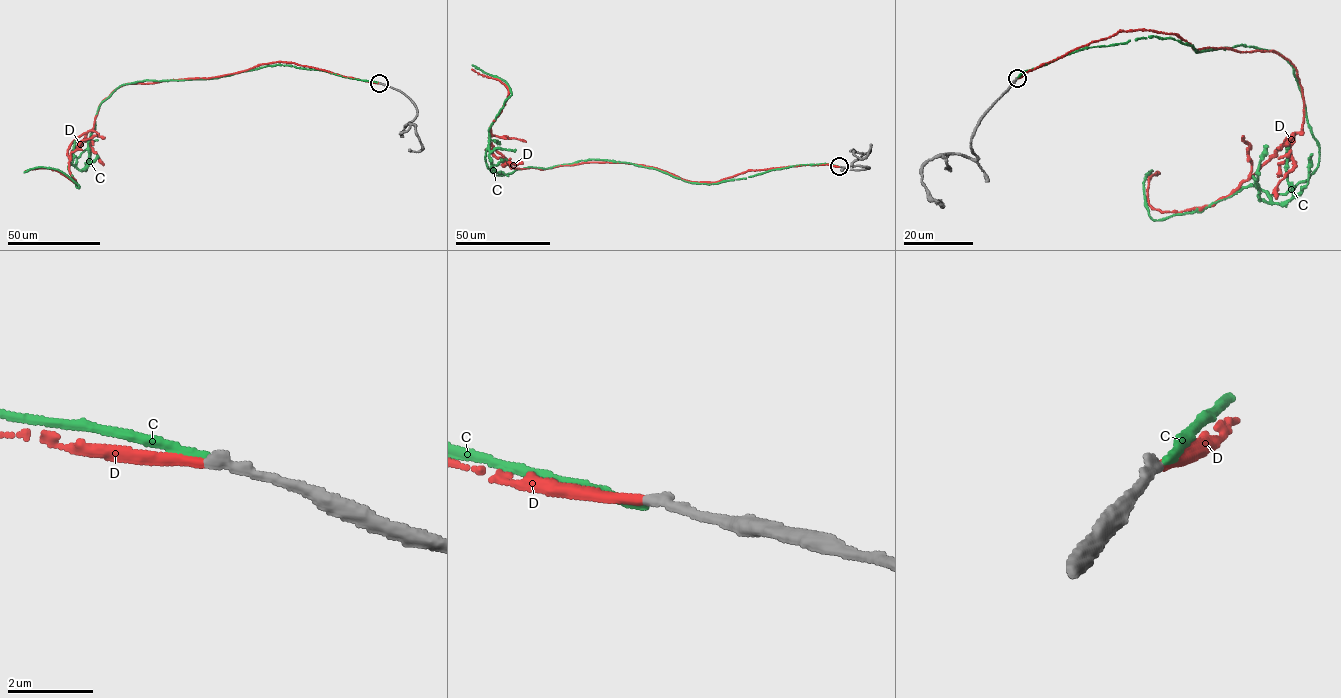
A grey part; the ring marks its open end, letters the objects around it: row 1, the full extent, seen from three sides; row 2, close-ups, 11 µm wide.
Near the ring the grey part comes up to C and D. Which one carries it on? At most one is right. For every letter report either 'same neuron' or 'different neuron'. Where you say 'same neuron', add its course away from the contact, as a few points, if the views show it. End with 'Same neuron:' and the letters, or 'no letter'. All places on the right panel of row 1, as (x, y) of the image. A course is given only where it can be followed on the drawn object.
C: different neuron
D: same neuron; course (1016, 78), (1122, 30), (1288, 59), (1301, 130), (1262, 165), (1181, 212), (1150, 206), (1156, 175)
Same neuron: D

